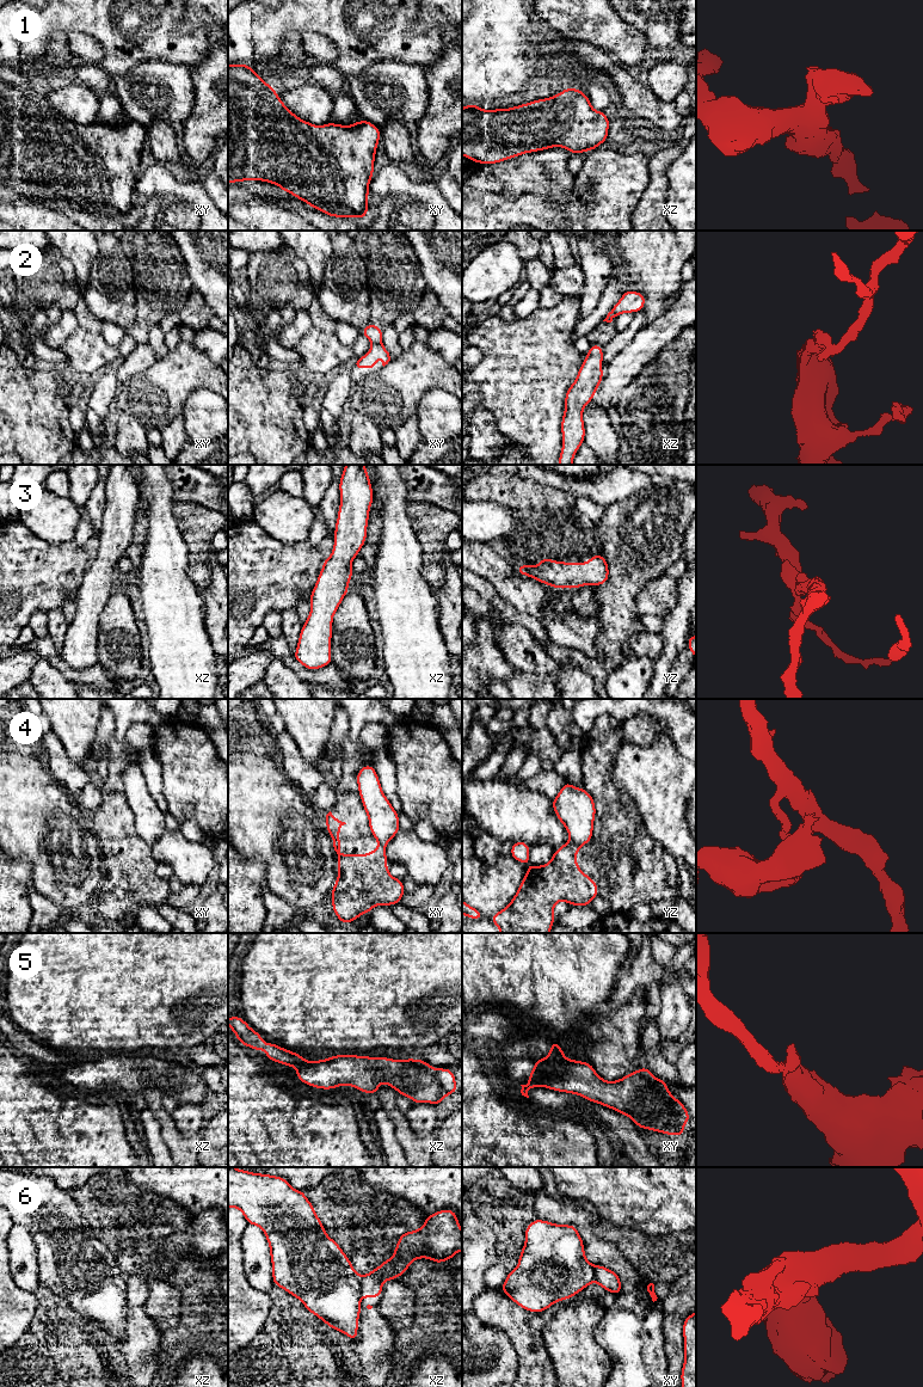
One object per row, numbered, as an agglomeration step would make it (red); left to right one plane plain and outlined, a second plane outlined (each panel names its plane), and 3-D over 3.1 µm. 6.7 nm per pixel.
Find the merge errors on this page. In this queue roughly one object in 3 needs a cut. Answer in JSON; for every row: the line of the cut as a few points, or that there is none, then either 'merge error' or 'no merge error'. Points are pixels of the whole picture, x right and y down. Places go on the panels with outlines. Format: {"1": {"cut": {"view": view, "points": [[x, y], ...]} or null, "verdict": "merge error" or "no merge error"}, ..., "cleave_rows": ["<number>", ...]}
{"1": {"cut": null, "verdict": "no merge error"}, "2": {"cut": {"view": "xy", "points": [[380, 343], [373, 345]]}, "verdict": "merge error"}, "3": {"cut": null, "verdict": "no merge error"}, "4": {"cut": {"view": "yz", "points": [[571, 839], [582, 845]]}, "verdict": "merge error"}, "5": {"cut": {"view": "xz", "points": [[311, 1063], [297, 1067]]}, "verdict": "merge error"}, "6": {"cut": {"view": "xz", "points": [[358, 1276], [361, 1296]]}, "verdict": "merge error"}, "cleave_rows": ["2", "4", "5", "6"]}

